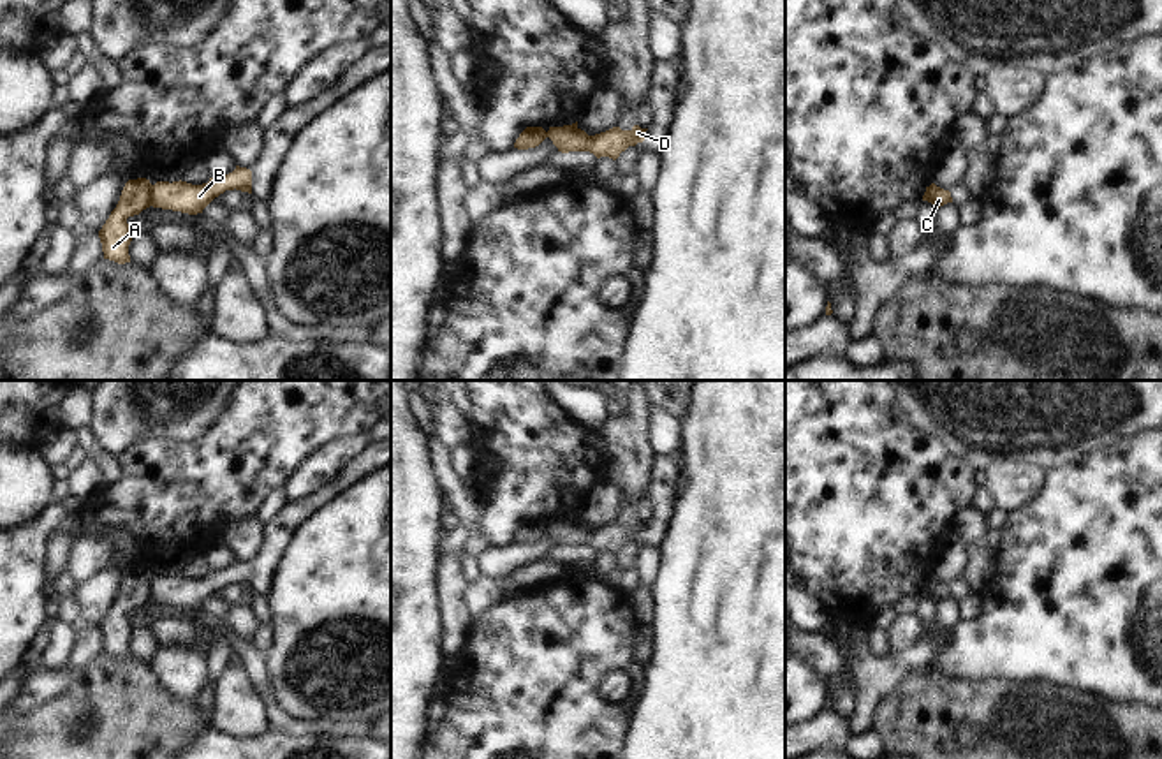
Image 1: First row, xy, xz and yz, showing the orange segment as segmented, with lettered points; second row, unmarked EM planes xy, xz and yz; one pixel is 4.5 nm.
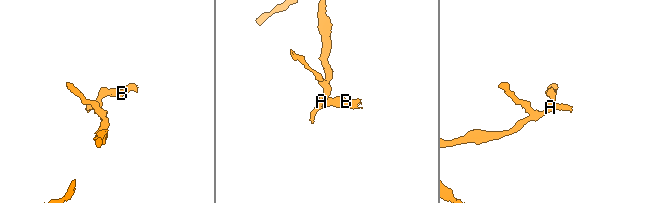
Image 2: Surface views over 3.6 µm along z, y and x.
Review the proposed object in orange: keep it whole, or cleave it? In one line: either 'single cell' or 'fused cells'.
fused cells

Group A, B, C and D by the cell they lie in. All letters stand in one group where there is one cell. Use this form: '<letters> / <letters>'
A / B C D

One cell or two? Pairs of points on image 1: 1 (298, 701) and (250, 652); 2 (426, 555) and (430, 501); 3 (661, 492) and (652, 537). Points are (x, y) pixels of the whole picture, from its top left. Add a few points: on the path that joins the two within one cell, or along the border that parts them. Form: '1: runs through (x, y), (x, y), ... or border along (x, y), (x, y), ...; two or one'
1: border along (266, 654), (270, 687), (284, 710); two
2: runs through (426, 541), (426, 515); one
3: runs through (661, 502), (659, 527); one

